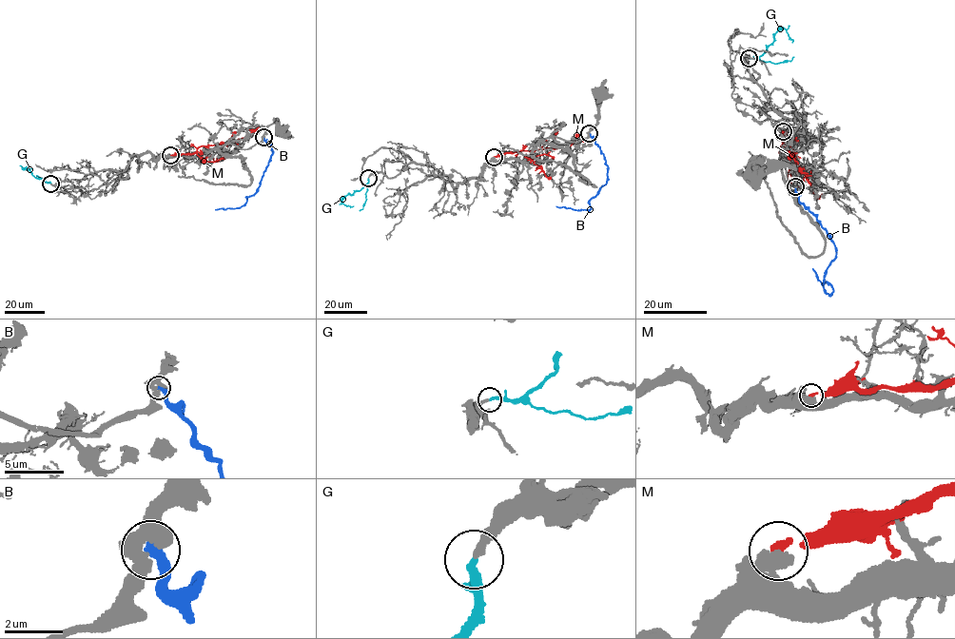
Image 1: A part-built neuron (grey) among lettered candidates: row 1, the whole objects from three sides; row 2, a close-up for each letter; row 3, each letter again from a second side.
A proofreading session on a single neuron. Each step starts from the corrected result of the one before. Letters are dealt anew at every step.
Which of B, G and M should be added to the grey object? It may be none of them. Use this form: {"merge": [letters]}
{"merge": ["G"]}

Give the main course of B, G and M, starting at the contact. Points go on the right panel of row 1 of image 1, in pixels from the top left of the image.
B: (795, 186), (798, 200), (834, 244), (836, 257), (827, 267), (823, 282), (832, 292), (825, 292), (812, 268)
G: (749, 58), (756, 58), (767, 50), (781, 29), (786, 29), (792, 42)
M: (783, 131), (785, 148), (790, 146), (798, 170), (811, 176)

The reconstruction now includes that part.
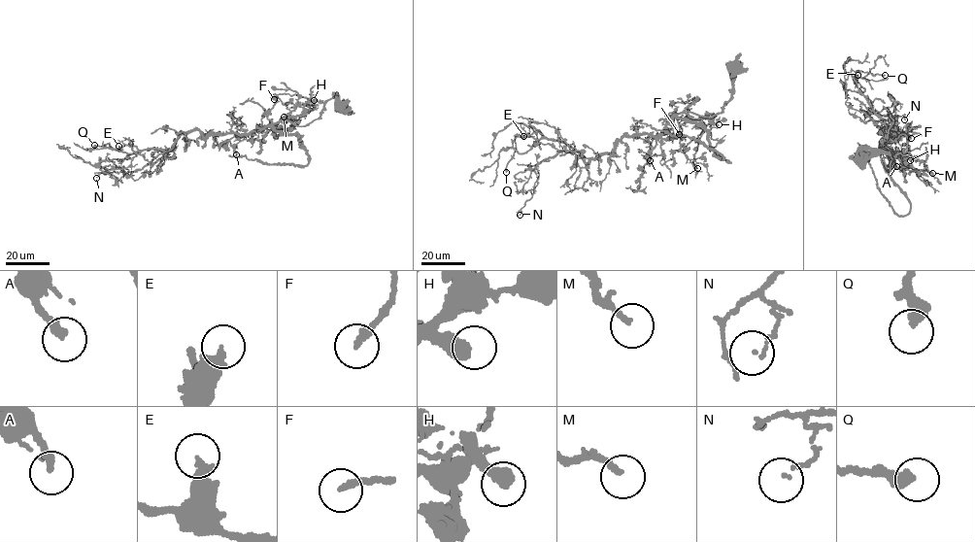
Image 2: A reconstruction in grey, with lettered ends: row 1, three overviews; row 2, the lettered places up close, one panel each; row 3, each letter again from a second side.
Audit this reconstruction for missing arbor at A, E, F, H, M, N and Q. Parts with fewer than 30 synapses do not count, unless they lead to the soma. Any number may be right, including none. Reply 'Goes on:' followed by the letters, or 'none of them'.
Goes on: A, H, M

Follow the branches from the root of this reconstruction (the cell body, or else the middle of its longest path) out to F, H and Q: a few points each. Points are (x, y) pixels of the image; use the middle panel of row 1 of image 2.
F: (734, 67), (731, 96), (723, 110), (702, 117), (686, 111), (689, 106), (679, 122), (679, 134)
H: (734, 67), (731, 96), (723, 110), (708, 117), (686, 112), (691, 118), (705, 116), (719, 124)
Q: (734, 67), (721, 112), (675, 114), (655, 135), (621, 137), (588, 163), (564, 143), (518, 136), (506, 172)

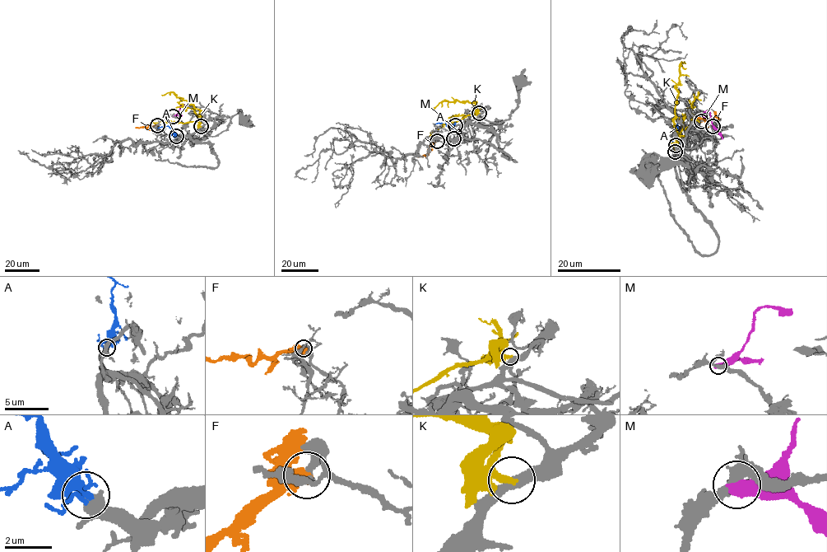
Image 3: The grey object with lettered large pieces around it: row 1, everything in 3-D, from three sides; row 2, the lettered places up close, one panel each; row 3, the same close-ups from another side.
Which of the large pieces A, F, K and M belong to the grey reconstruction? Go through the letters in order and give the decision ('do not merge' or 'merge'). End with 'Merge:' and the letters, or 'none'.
A: merge
F: do not merge
K: do not merge
M: do not merge
Merge: A

